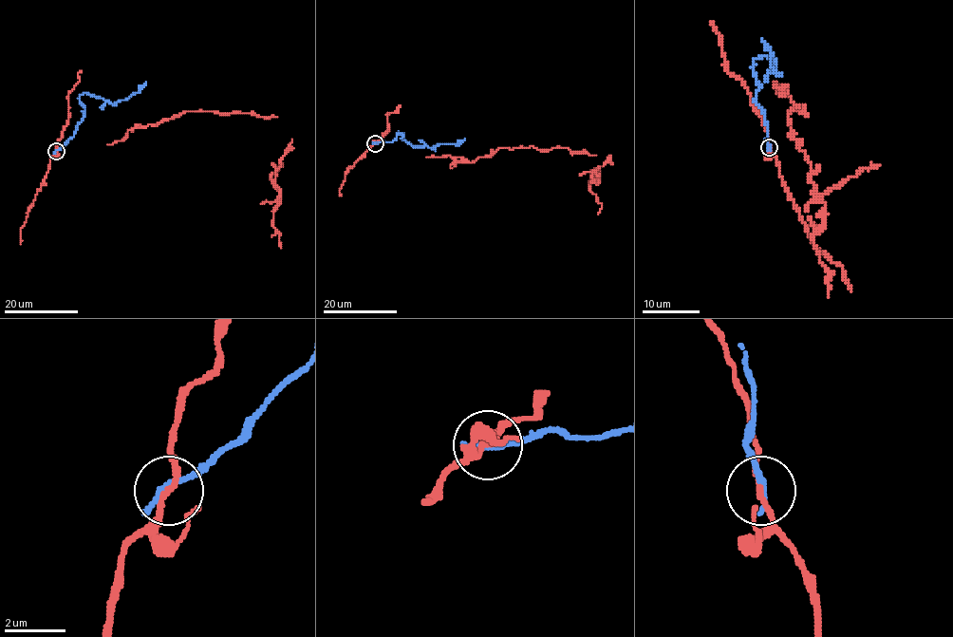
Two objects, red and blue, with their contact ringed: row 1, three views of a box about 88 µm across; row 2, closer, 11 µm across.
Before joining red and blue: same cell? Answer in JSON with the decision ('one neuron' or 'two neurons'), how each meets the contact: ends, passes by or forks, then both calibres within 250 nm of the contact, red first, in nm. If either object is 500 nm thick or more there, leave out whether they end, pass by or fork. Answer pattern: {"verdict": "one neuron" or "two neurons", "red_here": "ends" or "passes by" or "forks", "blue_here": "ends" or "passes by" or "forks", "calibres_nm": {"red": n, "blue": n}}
{"verdict": "two neurons", "red_here": "passes by", "blue_here": "ends", "calibres_nm": {"red": 180, "blue": 240}}

